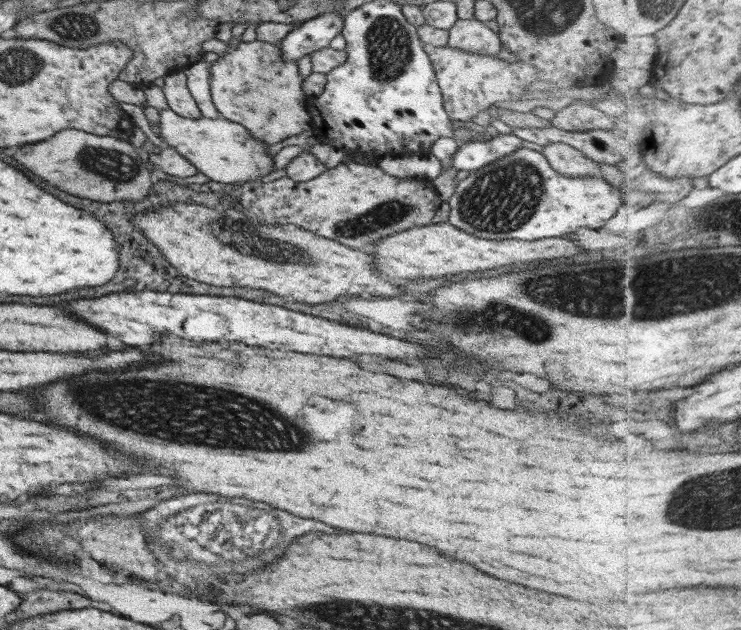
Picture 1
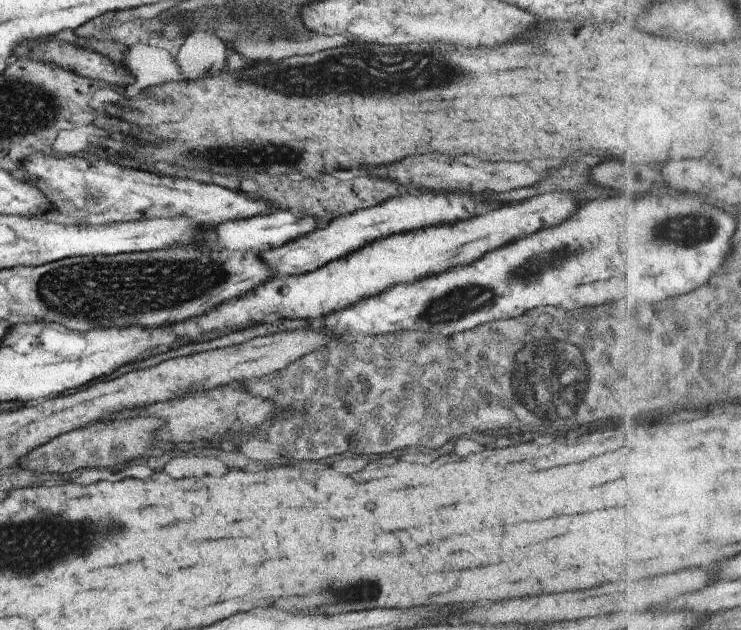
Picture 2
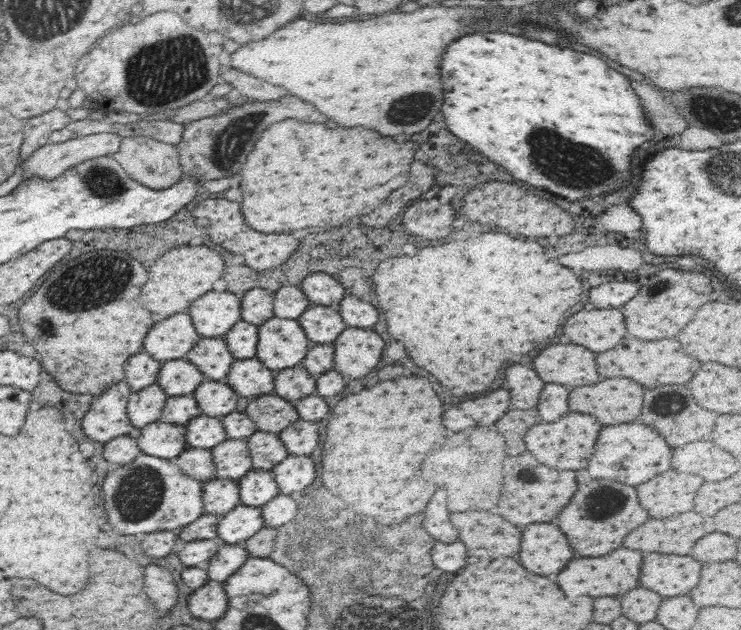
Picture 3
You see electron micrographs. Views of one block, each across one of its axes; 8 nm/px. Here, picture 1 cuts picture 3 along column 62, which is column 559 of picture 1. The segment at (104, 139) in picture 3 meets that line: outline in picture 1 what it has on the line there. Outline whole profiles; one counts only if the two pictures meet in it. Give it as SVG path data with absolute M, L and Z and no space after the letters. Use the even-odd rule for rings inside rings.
M563 142L543 146L544 156L557 173L567 177L598 177L610 174L602 164L588 158L580 149Z

